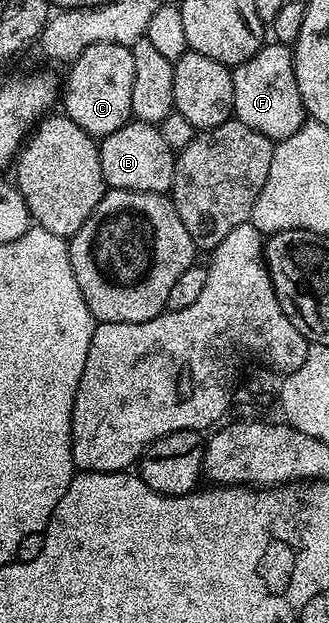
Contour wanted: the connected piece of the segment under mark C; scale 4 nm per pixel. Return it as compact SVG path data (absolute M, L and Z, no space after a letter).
M92 44L68 65L67 71L69 77L63 80L59 100L62 105L65 103L64 115L69 116L79 130L87 130L89 136L100 138L115 134L115 130L130 123L133 115L131 82L135 82L132 48L118 44Z

